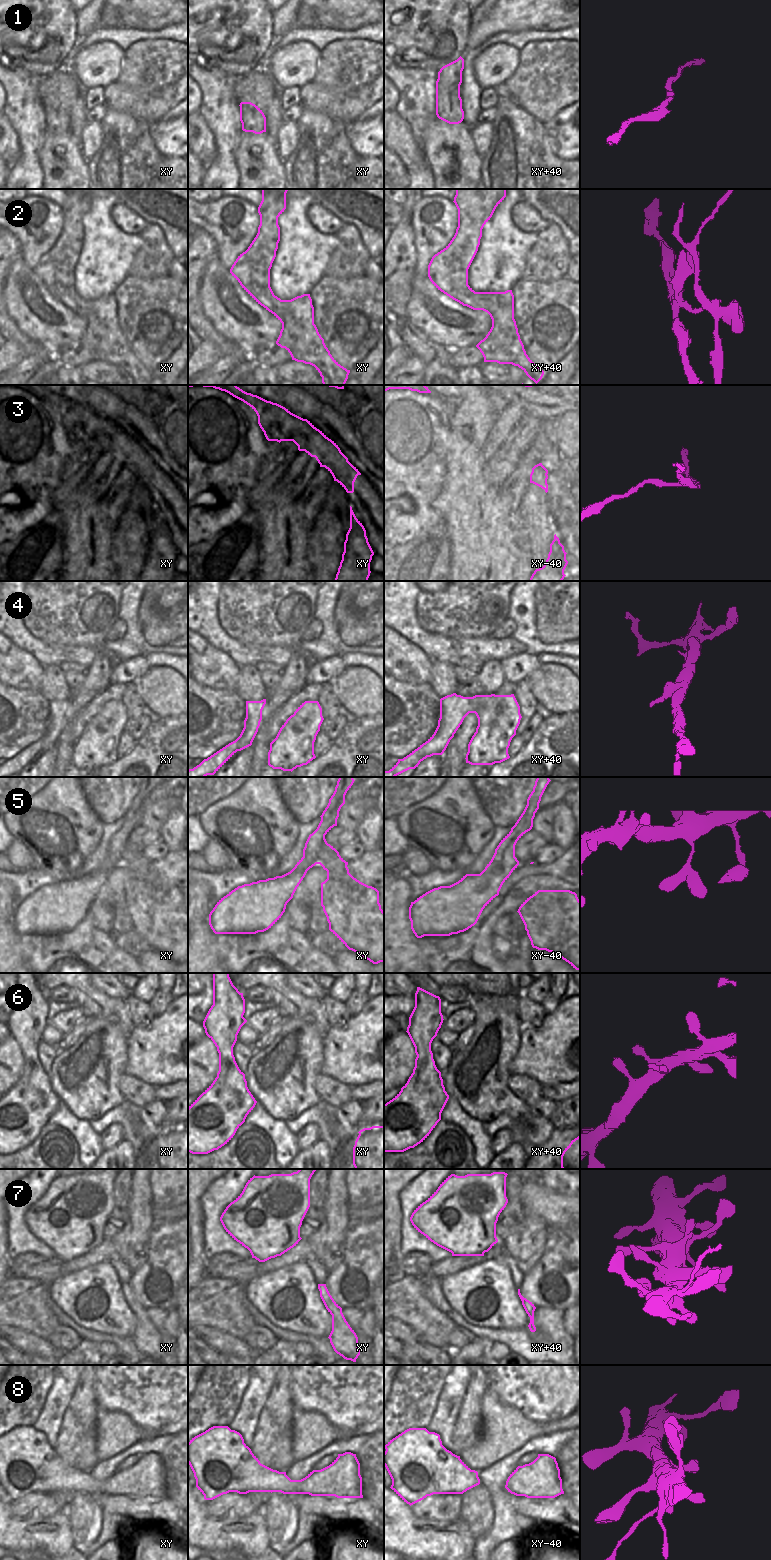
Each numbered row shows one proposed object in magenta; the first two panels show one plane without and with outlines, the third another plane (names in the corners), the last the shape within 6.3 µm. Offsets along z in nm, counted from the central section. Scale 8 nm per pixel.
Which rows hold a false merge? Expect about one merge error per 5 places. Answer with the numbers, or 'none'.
2, 3

